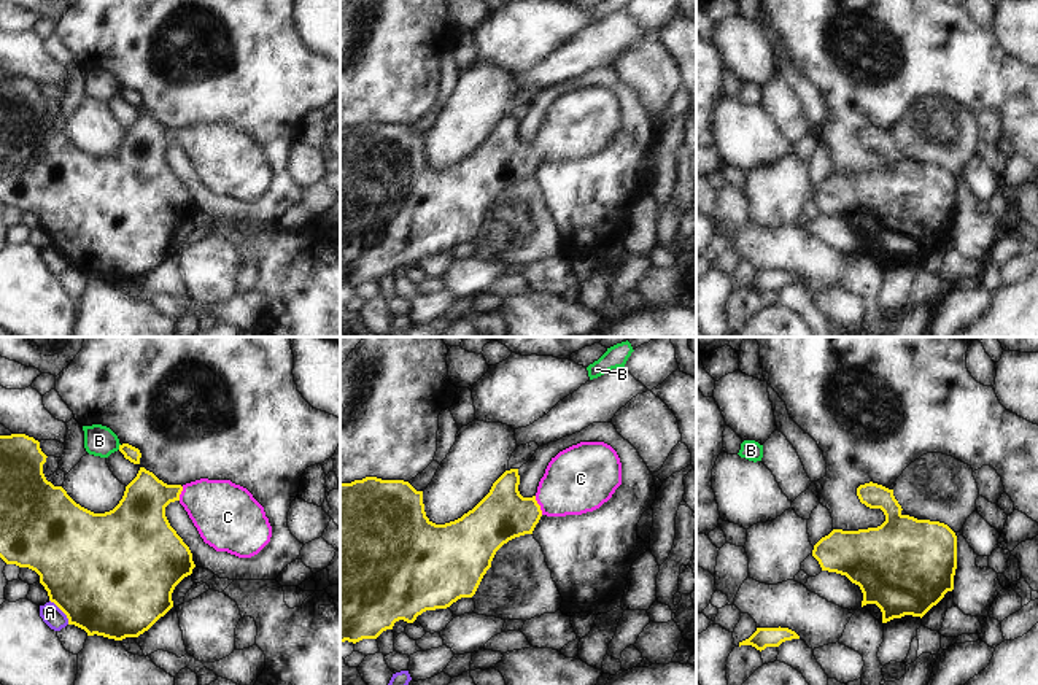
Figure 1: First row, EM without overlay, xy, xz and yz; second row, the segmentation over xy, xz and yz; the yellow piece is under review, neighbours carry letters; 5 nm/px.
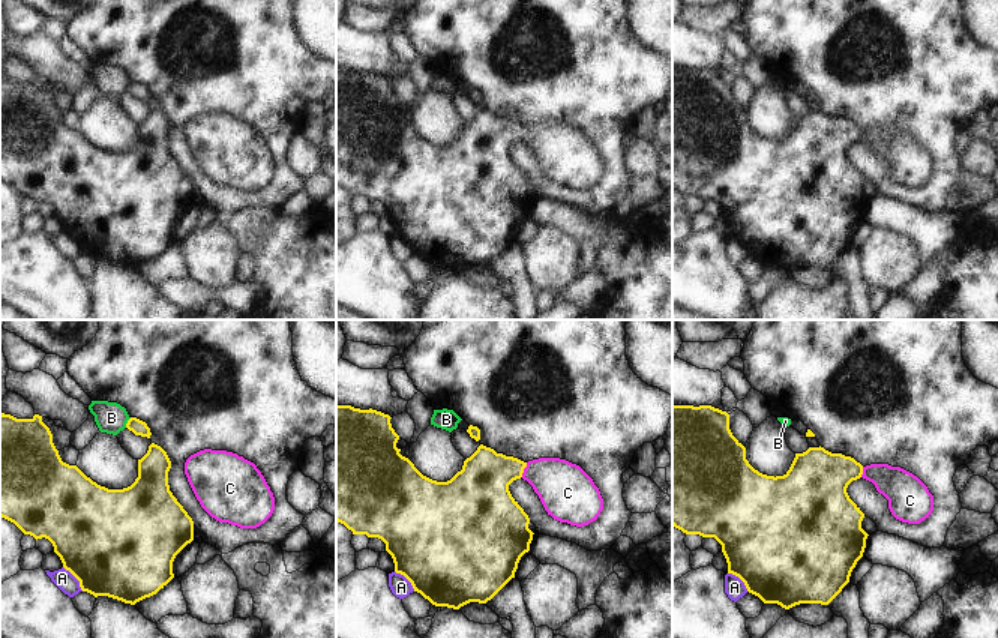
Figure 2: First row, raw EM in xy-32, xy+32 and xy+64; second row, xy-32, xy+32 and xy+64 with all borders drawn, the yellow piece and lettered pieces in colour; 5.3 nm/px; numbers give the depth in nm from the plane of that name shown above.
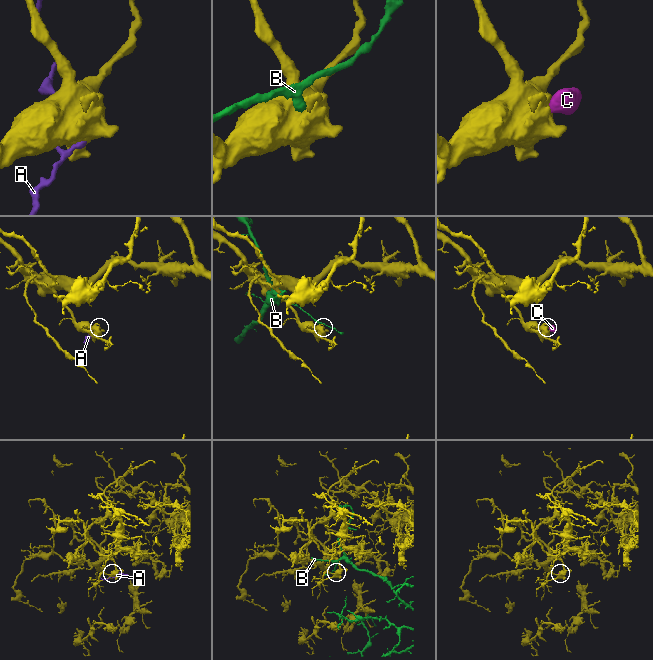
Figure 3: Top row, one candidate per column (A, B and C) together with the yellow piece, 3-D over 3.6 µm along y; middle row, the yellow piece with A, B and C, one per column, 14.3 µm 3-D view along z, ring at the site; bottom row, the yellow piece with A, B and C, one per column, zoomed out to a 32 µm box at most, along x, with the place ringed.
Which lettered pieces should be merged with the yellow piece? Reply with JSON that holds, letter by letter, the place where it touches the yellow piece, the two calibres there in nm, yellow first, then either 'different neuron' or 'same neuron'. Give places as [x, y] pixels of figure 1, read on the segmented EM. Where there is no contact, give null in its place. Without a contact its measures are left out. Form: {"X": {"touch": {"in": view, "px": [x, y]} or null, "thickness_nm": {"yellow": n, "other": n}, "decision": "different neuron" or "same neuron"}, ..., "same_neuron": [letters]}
{"A": {"touch": {"in": "xy", "px": [62, 611]}, "thickness_nm": {"yellow": 500, "other": 100}, "decision": "different neuron"}, "B": {"touch": {"in": "xy", "px": [120, 447]}, "thickness_nm": {"yellow": 70, "other": 160}, "decision": "different neuron"}, "C": {"touch": {"in": "xz", "px": [539, 506]}, "thickness_nm": {"yellow": 260, "other": 340}, "decision": "same neuron"}, "same_neuron": ["C"]}

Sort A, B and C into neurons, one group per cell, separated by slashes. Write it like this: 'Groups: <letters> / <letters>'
Groups: A / B / C.

